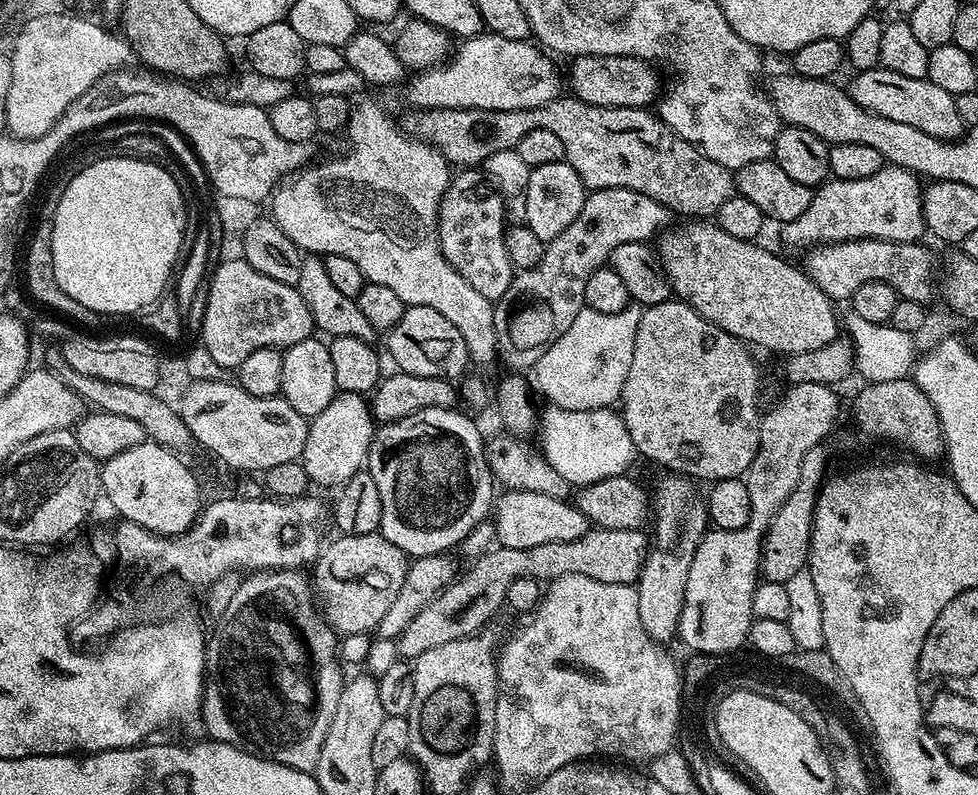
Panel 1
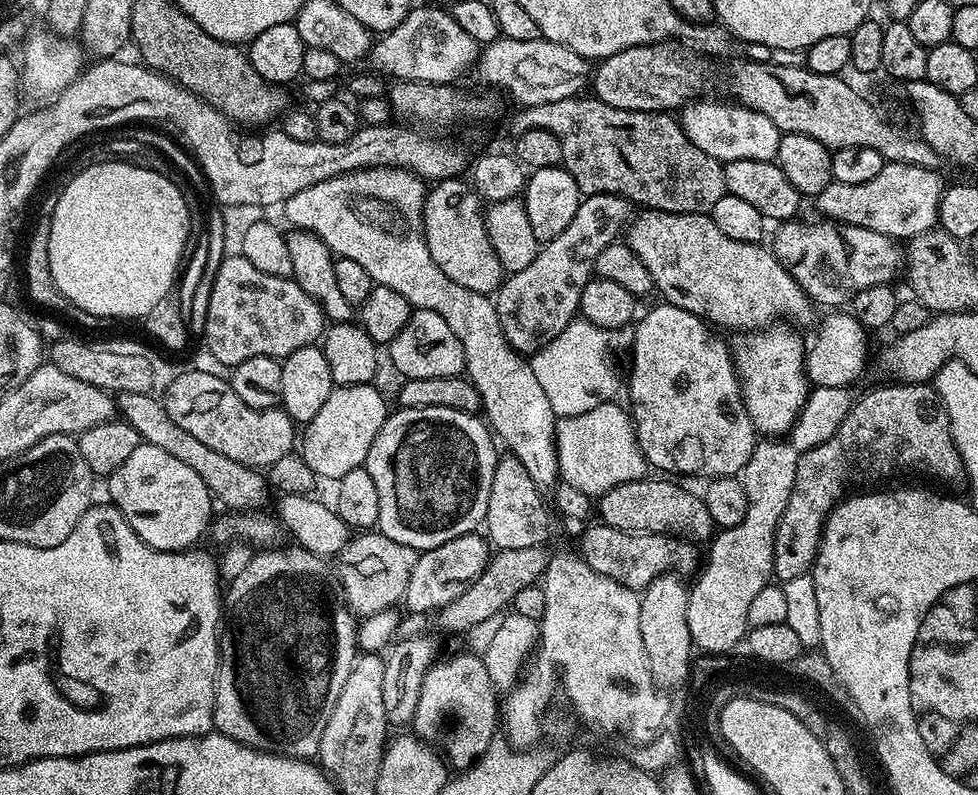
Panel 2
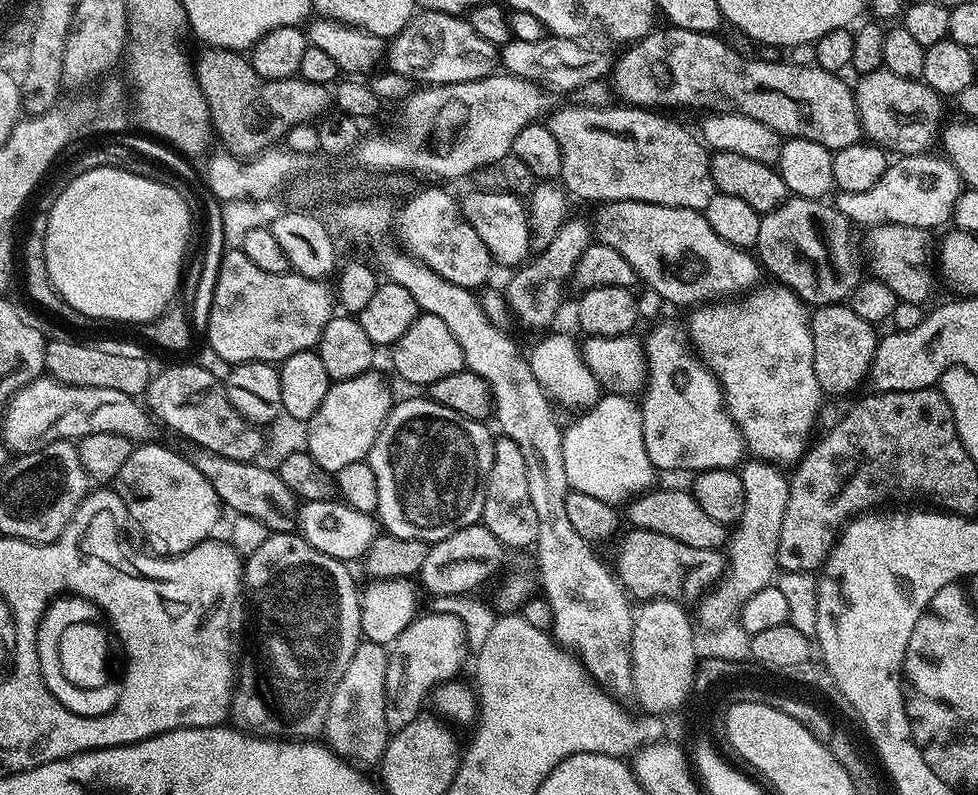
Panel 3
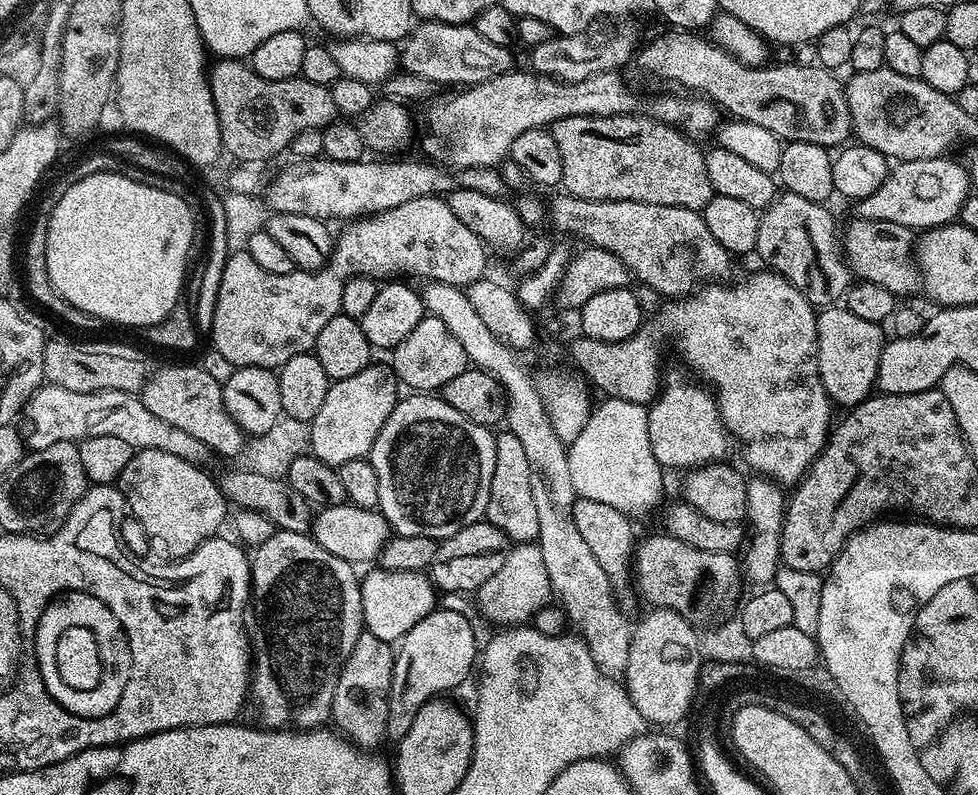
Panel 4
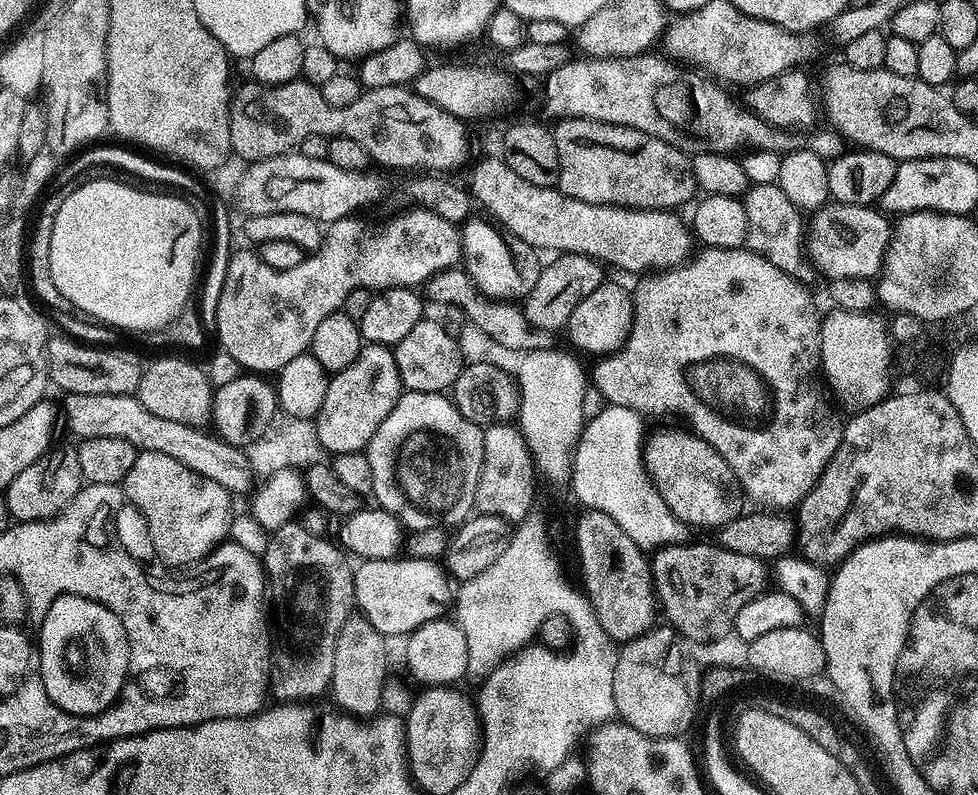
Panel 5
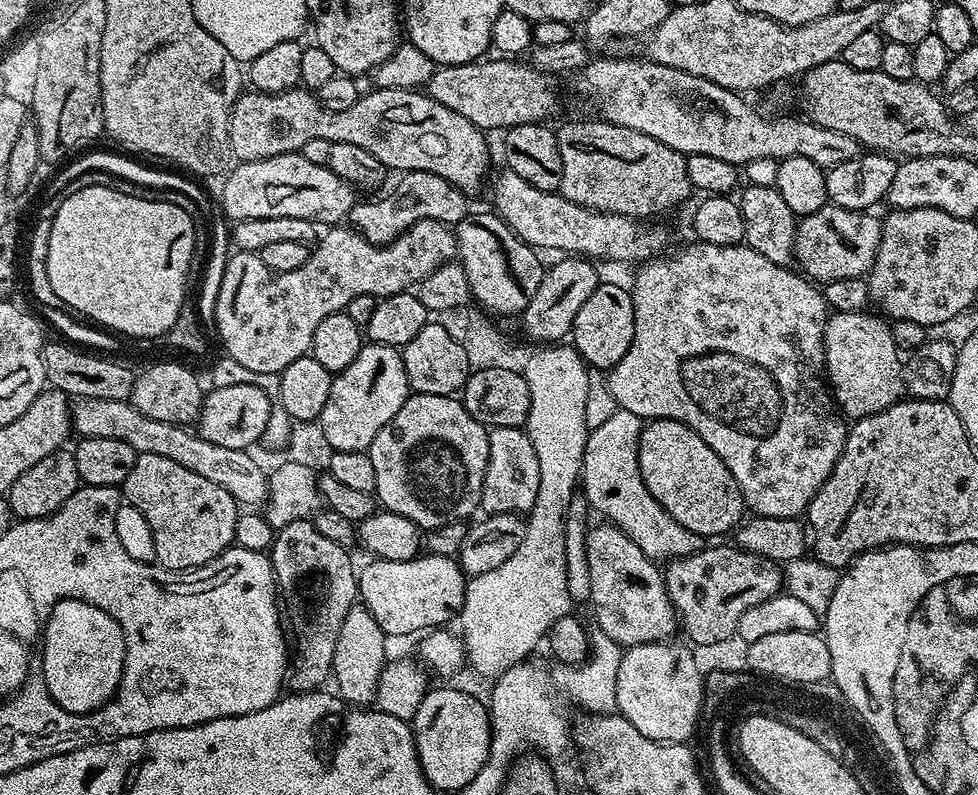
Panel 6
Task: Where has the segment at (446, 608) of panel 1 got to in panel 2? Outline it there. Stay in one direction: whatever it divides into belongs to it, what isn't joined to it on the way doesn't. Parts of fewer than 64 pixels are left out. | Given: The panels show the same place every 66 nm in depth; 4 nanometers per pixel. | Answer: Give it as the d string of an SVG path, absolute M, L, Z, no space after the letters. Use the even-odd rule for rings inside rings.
M596 522L596 525L593 528L588 528L584 533L580 536L580 548L578 547L578 555L580 555L583 560L586 562L586 566L590 566L590 570L594 570L598 574L602 574L603 576L609 576L614 582L618 582L622 586L626 586L627 588L633 590L643 590L648 587L648 583L654 578L658 578L659 576L665 574L685 574L684 572L692 572L695 573L698 568L698 560L696 564L696 548L697 545L695 543L689 542L684 538L677 538L675 536L667 535L663 532L619 532L618 530L614 530L609 526L609 524L603 522ZM544 544L499 549L489 559L486 570L482 570L482 574L478 574L478 578L474 578L474 582L470 582L470 586L466 586L466 590L458 594L458 598L454 598L445 608L435 613L435 627L440 627L444 632L467 634L478 622L483 622L495 612L504 612L511 605L518 590L541 583L550 559L550 552L546 549Z

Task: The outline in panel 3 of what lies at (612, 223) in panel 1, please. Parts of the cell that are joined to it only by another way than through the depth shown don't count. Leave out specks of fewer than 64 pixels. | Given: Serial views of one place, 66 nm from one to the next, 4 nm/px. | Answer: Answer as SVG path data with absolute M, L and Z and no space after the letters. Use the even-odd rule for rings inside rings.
M569 218L565 220L562 230L554 234L554 242L546 246L546 250L535 253L523 266L511 273L512 281L506 289L507 311L524 328L551 329L560 307L564 304L564 291L575 277L576 269L581 267L582 254L594 242L594 228L584 220Z

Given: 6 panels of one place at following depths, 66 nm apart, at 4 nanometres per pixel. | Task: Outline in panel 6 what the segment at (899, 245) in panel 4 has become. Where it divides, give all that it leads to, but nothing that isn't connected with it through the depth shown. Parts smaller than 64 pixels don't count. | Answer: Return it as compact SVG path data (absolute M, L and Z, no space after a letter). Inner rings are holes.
M831 202L824 204L814 214L799 217L791 246L795 263L800 263L799 271L805 277L816 282L863 277L880 243L881 227L881 221L868 212L846 210Z

